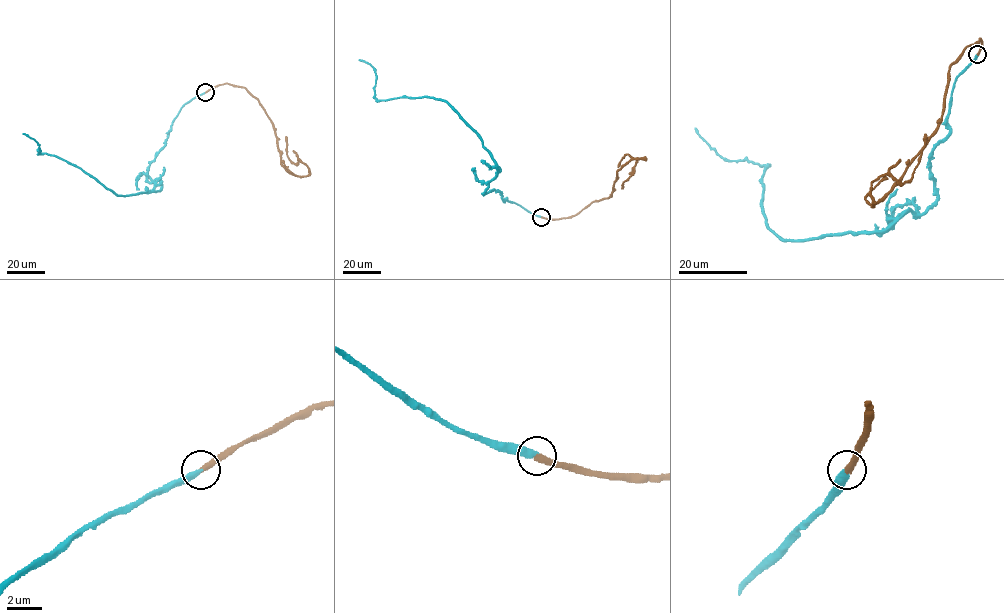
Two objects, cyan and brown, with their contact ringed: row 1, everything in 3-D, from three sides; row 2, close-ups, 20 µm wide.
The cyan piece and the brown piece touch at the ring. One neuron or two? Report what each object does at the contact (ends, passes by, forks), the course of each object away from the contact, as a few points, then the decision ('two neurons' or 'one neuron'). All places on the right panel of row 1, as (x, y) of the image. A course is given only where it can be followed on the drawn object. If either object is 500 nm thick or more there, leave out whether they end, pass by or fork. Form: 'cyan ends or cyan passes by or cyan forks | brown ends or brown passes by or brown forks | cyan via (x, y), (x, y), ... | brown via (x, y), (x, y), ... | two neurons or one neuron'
cyan ends | brown ends | cyan via (977, 54), (932, 150), (937, 199), (880, 231), (782, 240), (762, 209), (767, 164), (724, 160), (695, 128) | brown via (977, 54), (980, 38), (949, 70), (937, 130), (874, 205), (876, 179), (913, 177), (925, 134) | one neuron

